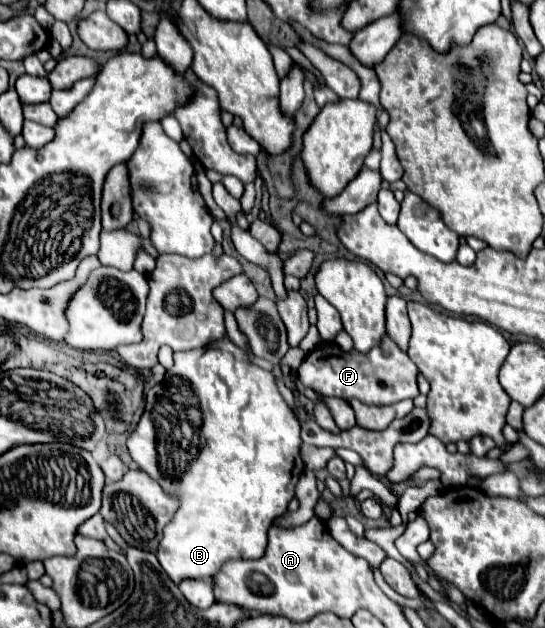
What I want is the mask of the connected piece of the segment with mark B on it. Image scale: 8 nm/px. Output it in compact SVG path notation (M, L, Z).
M224 336L216 344L210 344L210 346L204 346L204 348L196 348L196 350L188 350L188 352L174 352L174 366L166 372L162 384L158 384L152 390L148 390L144 414L142 414L140 422L136 424L134 432L126 440L128 452L130 452L132 460L140 466L140 470L144 470L160 486L164 486L164 490L180 496L182 504L180 504L178 512L174 514L174 518L170 520L170 524L164 528L164 538L162 538L160 548L156 552L162 568L166 570L166 574L170 576L170 580L174 584L180 584L186 578L196 578L196 580L210 578L228 560L238 560L238 558L256 560L256 558L264 556L266 532L268 532L270 524L278 516L282 516L284 510L288 510L288 504L294 498L296 482L300 480L300 474L304 472L304 464L300 460L300 444L302 444L302 440L300 440L300 422L294 418L294 414L288 410L284 398L280 396L278 386L274 382L274 374L264 370L264 368L260 368L260 366L256 366L256 364L252 364L250 356L246 354L246 350L238 348L236 344L232 344Z

